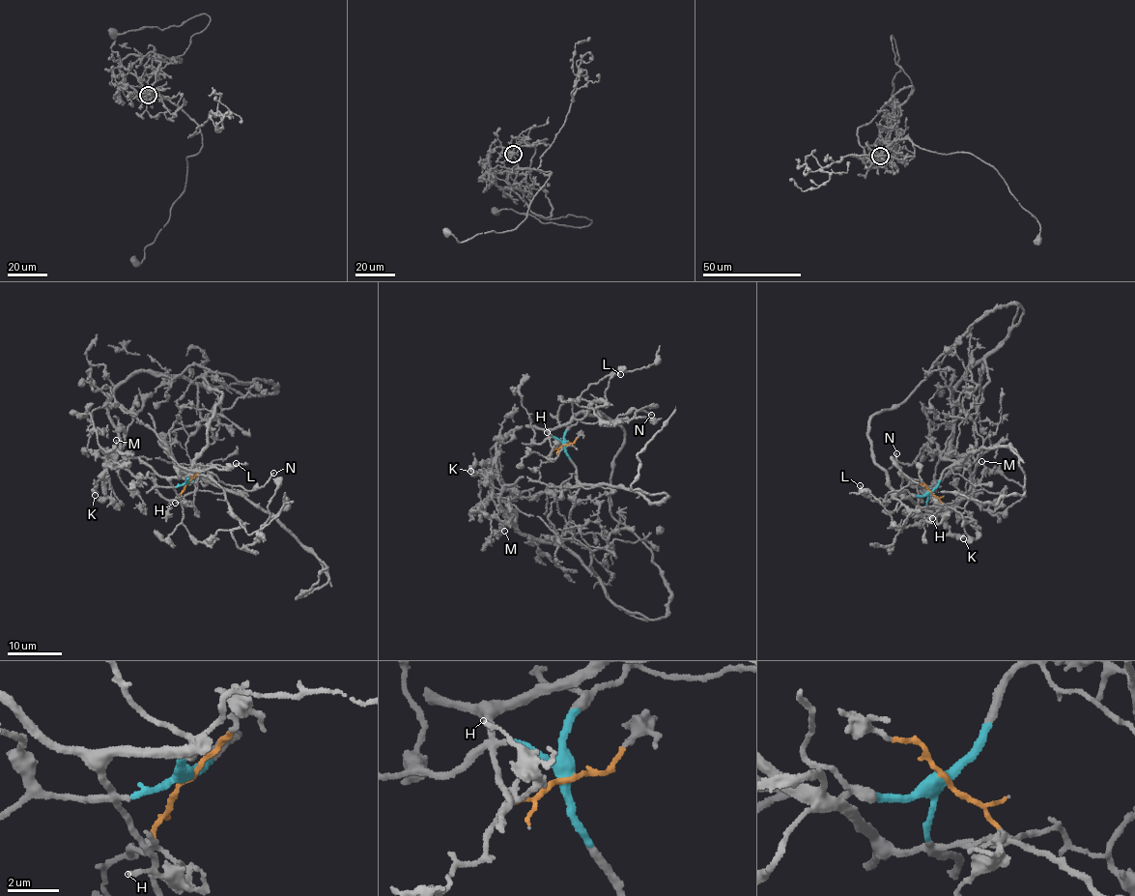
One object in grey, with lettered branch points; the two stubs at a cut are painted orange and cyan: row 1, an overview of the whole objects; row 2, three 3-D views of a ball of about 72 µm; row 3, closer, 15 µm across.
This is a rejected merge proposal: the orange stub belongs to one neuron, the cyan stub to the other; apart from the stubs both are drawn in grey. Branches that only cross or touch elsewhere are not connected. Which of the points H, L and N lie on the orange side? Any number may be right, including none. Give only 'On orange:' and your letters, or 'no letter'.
On orange: H

